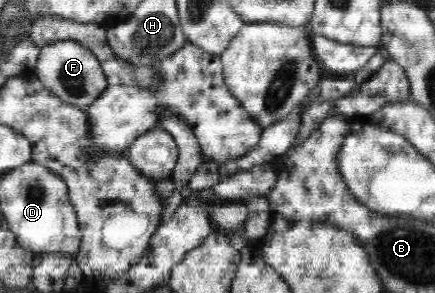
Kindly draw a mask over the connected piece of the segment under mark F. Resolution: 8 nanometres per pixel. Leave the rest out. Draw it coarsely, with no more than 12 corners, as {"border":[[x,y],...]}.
{"border":[[77,40],[41,48],[36,77],[82,111],[108,87]]}

